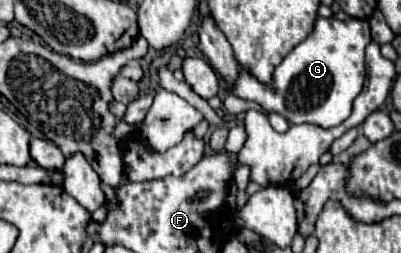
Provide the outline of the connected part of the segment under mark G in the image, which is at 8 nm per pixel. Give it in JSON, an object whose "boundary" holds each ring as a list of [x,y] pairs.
{"boundary":[[[318,17],[316,23],[314,23],[314,31],[302,43],[298,43],[282,59],[282,63],[276,67],[270,85],[262,85],[256,77],[252,77],[248,71],[242,69],[232,91],[234,91],[236,97],[242,97],[242,99],[258,103],[268,113],[280,113],[290,123],[312,123],[312,125],[320,125],[324,129],[336,127],[336,125],[340,125],[342,121],[348,119],[348,115],[352,111],[352,101],[362,91],[364,77],[366,77],[366,71],[364,71],[364,49],[370,43],[370,39],[372,39],[370,37],[370,27],[368,27],[366,21],[360,21],[360,19],[340,21],[336,17],[330,17],[330,19]]]}

